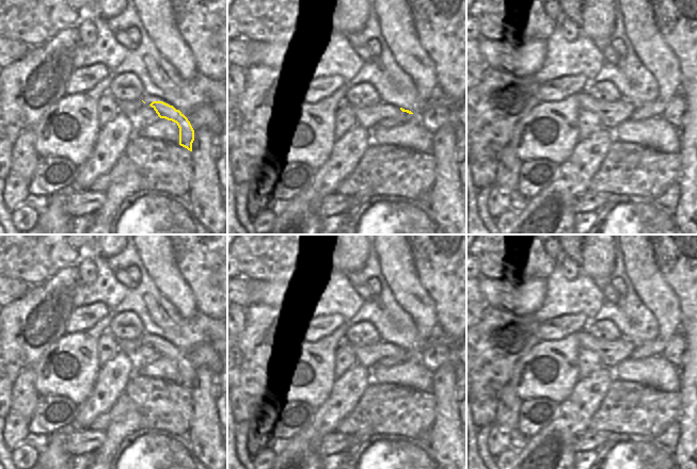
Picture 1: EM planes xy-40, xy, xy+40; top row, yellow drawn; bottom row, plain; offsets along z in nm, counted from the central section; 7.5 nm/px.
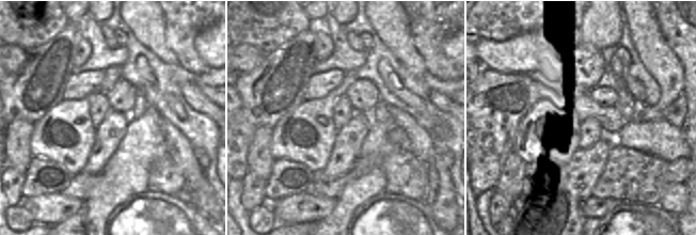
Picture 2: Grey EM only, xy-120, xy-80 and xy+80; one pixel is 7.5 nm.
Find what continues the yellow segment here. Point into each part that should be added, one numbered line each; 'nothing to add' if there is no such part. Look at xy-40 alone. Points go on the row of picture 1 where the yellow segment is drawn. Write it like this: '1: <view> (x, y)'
1: xy-40 (140, 114)

